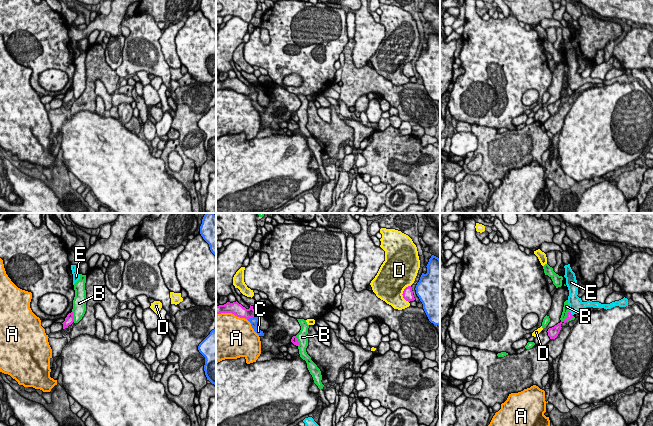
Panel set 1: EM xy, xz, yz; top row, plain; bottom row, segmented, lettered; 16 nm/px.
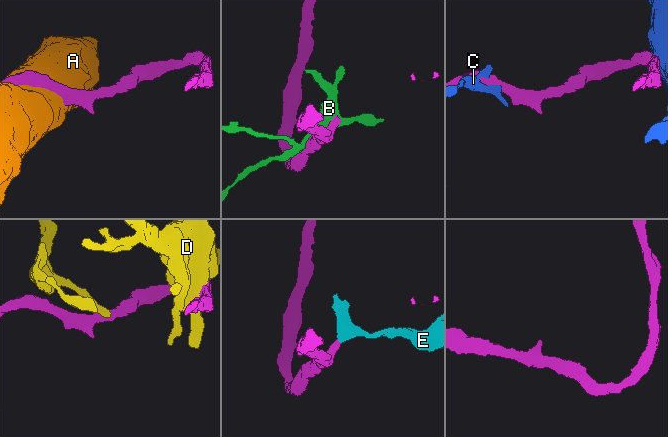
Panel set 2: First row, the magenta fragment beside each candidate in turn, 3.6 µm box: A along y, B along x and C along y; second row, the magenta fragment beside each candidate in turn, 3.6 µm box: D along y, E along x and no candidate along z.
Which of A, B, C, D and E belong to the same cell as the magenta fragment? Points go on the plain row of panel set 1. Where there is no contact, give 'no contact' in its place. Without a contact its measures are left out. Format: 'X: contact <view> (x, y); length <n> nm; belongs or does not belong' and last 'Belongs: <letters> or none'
A: contact xz (231, 88); length 500 nm; does not belong
B: contact yz (567, 92); length 220 nm; does not belong
C: contact xz (251, 93); length 170 nm; does not belong
D: contact xz (403, 69); length 280 nm; does not belong
E: contact yz (570, 89); length 110 nm; does not belong
Belongs: none

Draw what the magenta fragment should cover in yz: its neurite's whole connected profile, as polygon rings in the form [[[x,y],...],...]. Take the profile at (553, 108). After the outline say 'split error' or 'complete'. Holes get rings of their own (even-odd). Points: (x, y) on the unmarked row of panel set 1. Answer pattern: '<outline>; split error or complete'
[[[568,87],[567,93],[566,93],[565,96],[561,97],[560,99],[558,99],[557,101],[555,101],[554,103],[549,104],[547,108],[548,108],[548,112],[550,113],[550,115],[555,115],[555,114],[558,112],[558,110],[559,110],[561,104],[562,104],[562,103],[561,103],[561,100],[562,100],[563,98],[566,99],[566,98],[567,98],[568,96],[570,96],[572,93],[573,93],[573,91],[571,90],[570,87]]]; complete

